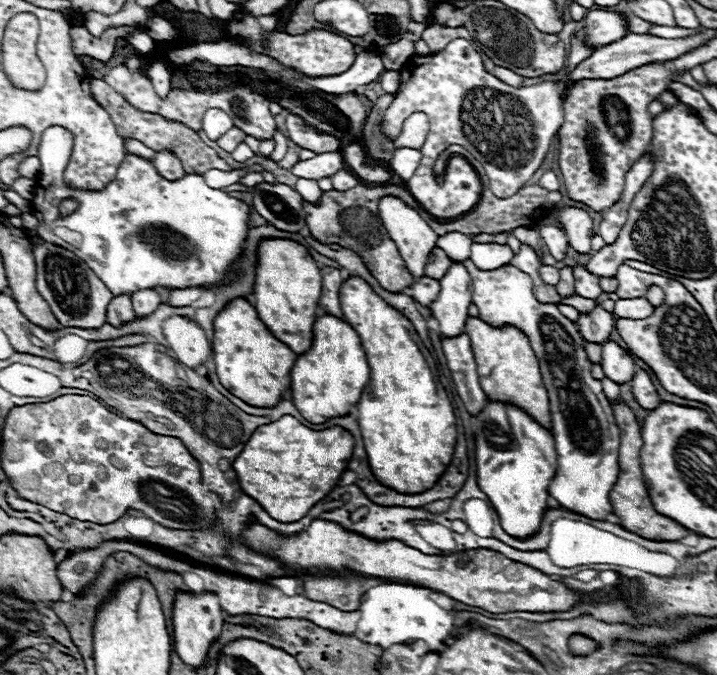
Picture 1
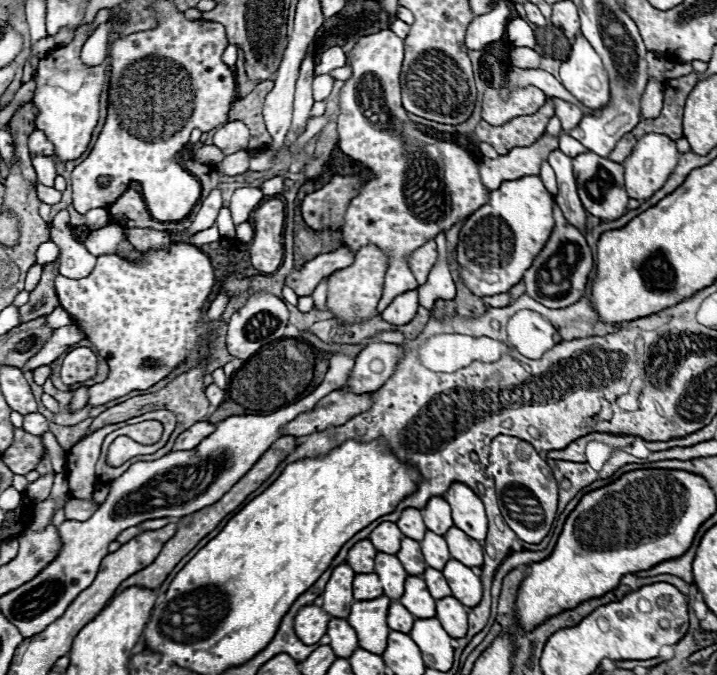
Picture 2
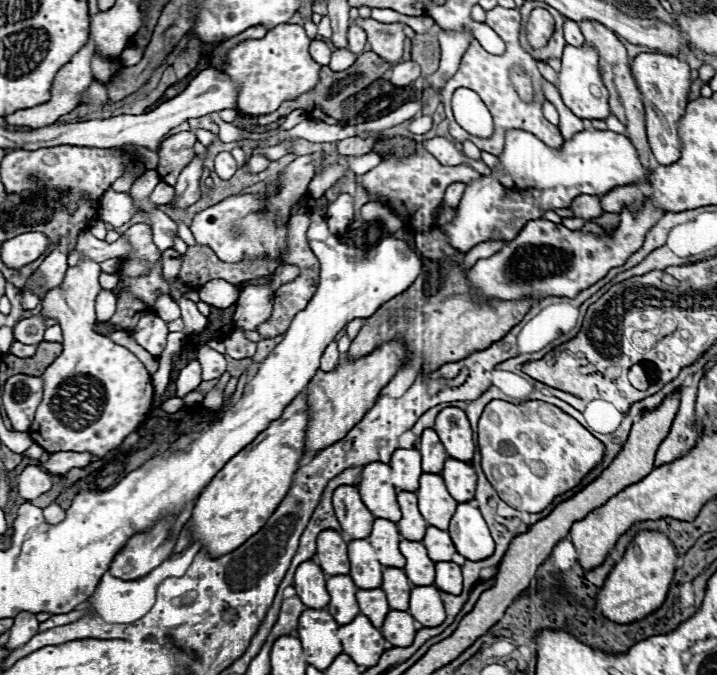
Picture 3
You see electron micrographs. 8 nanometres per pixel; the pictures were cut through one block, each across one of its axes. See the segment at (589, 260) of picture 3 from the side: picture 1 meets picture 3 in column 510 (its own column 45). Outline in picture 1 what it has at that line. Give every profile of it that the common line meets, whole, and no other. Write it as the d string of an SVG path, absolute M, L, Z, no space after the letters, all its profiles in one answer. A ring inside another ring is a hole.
M50 242L34 246L32 254L36 260L36 290L40 296L44 296L62 326L92 330L106 322L106 308L114 294L84 260L80 260L74 252Z

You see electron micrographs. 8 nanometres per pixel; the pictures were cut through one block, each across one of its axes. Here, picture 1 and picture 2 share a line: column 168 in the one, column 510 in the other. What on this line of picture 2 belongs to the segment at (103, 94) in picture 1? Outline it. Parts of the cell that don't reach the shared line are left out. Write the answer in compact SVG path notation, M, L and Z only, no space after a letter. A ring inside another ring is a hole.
M552 98L532 116L518 116L506 122L504 126L490 126L484 120L476 126L476 138L482 142L488 142L500 156L510 152L516 146L530 146L534 140L538 140L548 120L554 116L554 104Z

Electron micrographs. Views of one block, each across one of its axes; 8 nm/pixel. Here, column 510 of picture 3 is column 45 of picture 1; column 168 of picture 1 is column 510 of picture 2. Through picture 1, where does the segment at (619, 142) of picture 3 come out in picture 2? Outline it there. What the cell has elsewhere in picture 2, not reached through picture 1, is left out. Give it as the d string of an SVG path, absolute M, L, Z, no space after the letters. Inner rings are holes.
M522 176L502 182L498 190L490 192L488 202L466 218L456 246L456 262L460 264L460 278L474 296L496 296L522 280L534 256L550 238L550 228L554 228L552 202L554 196L544 188L540 176Z

